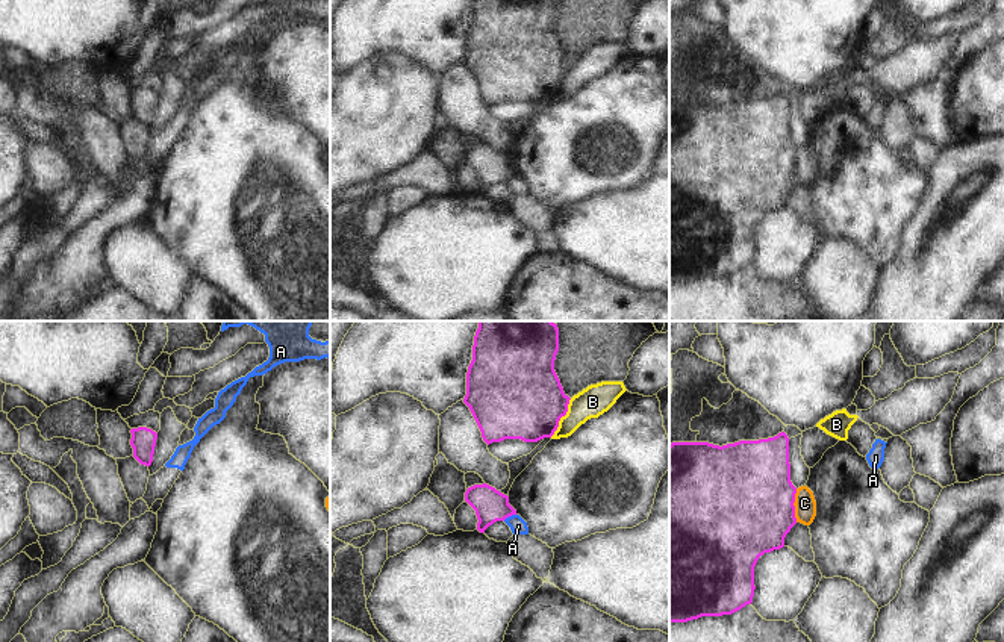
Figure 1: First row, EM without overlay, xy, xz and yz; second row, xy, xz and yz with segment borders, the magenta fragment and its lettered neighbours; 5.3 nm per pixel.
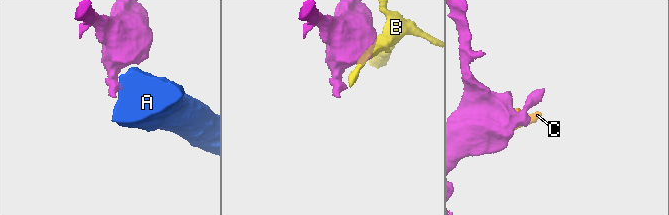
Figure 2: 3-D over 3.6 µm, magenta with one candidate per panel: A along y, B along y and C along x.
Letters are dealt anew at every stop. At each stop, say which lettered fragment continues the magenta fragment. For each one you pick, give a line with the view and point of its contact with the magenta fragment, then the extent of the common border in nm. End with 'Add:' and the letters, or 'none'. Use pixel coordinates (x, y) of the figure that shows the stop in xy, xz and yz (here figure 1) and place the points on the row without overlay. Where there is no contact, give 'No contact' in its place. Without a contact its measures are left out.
Add: none

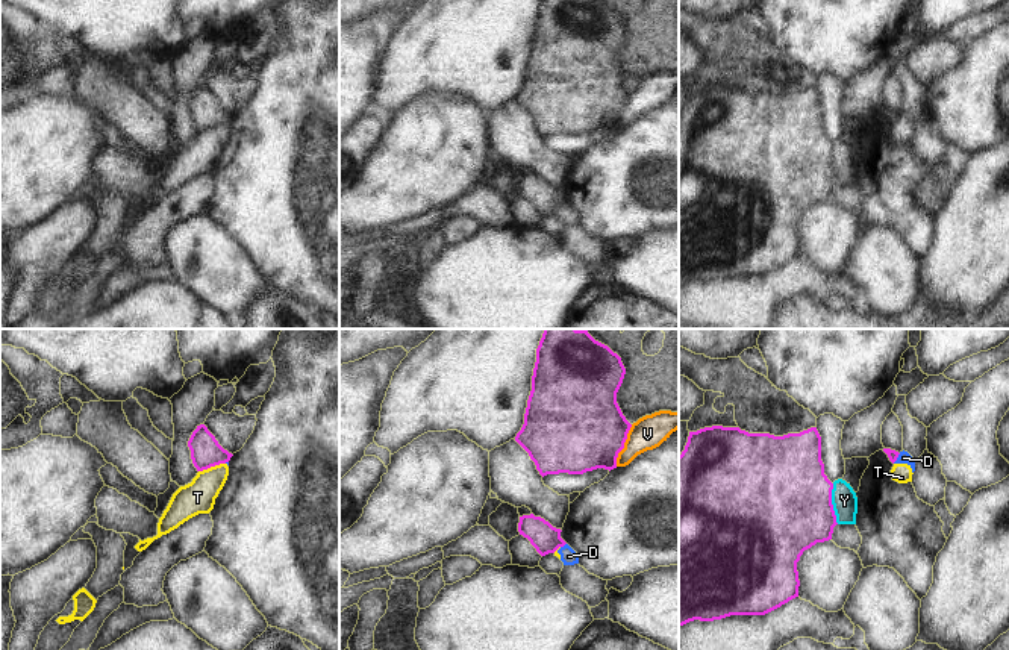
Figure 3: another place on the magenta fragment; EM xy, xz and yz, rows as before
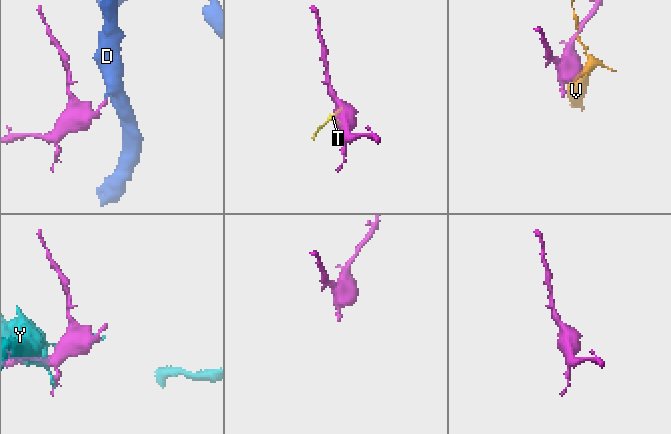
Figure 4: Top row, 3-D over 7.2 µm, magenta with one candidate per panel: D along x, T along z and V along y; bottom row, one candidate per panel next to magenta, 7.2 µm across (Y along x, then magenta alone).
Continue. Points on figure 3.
Add: none

